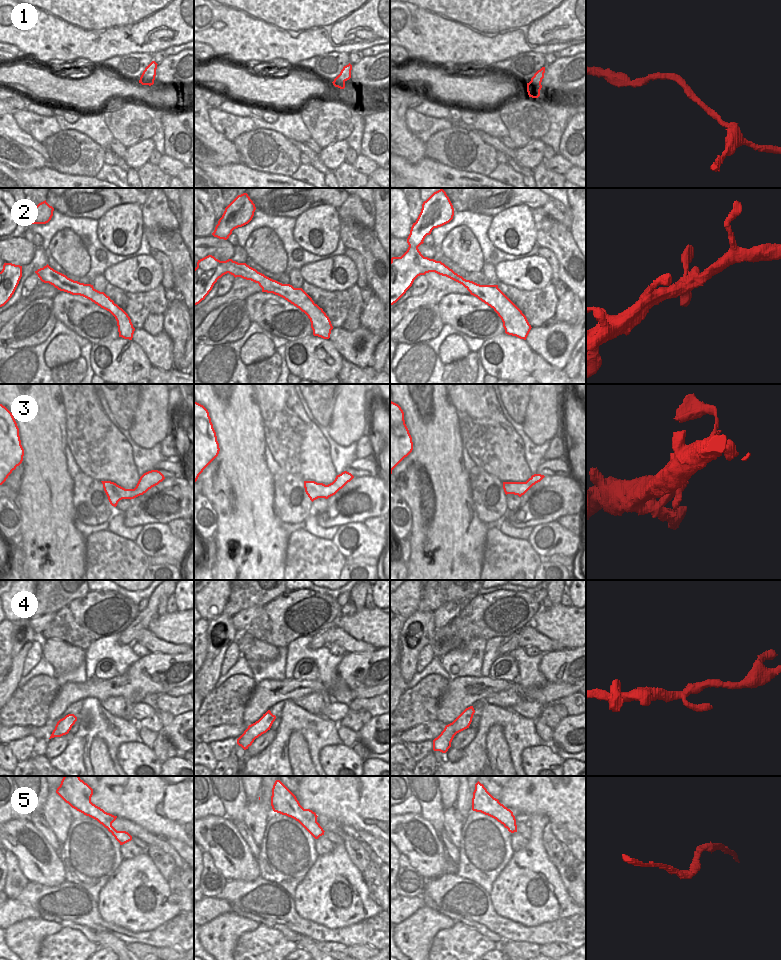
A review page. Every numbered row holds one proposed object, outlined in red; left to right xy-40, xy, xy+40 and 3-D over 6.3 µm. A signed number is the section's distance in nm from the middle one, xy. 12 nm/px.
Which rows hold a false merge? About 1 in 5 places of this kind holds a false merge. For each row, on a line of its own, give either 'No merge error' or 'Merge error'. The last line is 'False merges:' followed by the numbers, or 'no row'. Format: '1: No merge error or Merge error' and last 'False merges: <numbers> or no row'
1: No merge error
2: No merge error
3: No merge error
4: No merge error
5: No merge error
False merges: no row

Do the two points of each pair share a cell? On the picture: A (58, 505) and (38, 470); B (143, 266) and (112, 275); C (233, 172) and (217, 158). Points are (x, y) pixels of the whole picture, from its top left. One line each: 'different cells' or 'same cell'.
A: same cell
B: same cell
C: different cells

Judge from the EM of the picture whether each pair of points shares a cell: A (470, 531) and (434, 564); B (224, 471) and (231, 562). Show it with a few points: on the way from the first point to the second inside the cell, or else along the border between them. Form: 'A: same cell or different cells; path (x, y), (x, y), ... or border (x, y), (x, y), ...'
A: same cell; path (461, 537), (443, 555)
B: same cell; path (226, 494), (226, 539)

